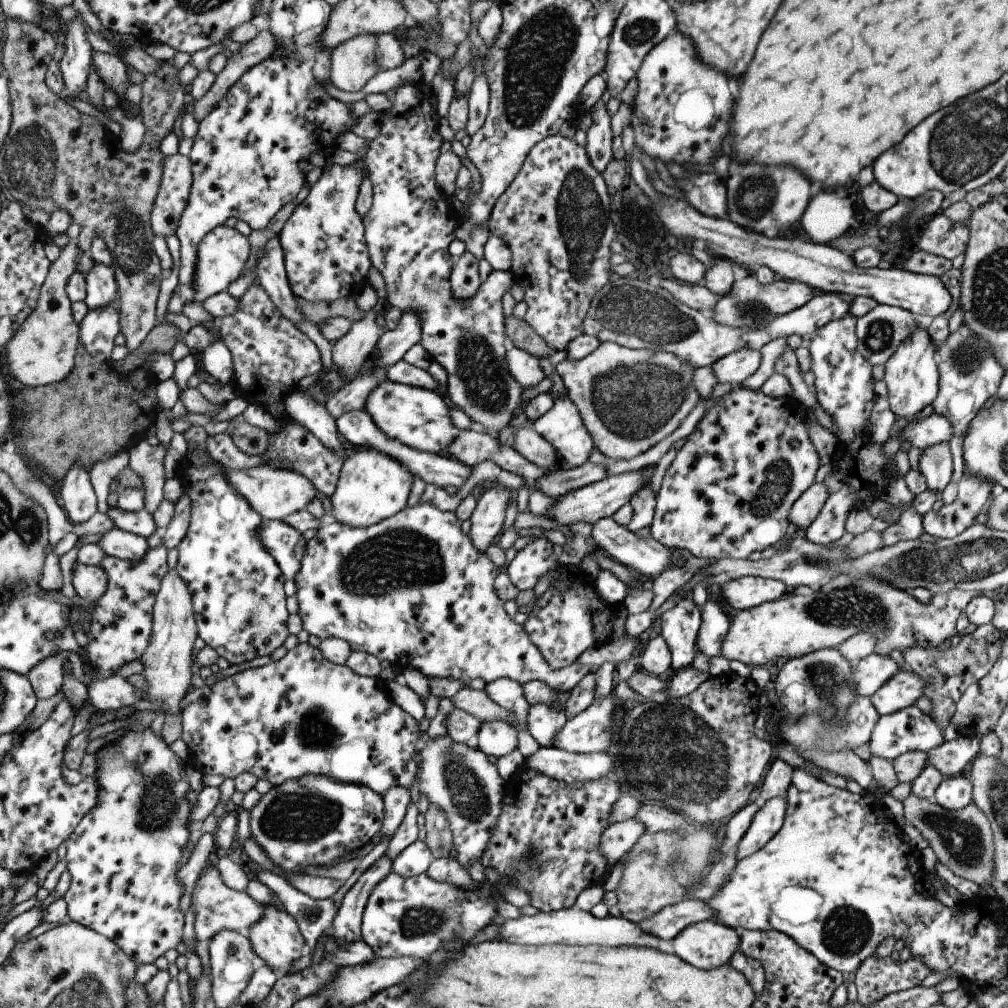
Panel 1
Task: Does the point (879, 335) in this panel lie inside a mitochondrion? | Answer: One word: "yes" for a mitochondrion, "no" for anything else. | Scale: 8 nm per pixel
yes

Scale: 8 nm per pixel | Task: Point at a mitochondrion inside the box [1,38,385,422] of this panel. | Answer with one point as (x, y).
(32, 161)

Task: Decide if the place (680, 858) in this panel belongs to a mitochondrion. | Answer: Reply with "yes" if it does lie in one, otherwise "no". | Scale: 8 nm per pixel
yes

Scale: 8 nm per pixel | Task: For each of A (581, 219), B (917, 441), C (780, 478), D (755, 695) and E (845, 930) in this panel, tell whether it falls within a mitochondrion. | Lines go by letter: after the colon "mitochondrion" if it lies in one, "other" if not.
A: mitochondrion
B: other
C: mitochondrion
D: other
E: mitochondrion

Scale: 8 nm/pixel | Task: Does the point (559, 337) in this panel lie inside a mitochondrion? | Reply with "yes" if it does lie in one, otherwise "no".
no

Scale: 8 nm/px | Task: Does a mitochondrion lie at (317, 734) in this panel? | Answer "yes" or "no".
yes

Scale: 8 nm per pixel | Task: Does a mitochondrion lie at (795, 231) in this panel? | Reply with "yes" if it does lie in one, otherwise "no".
no

